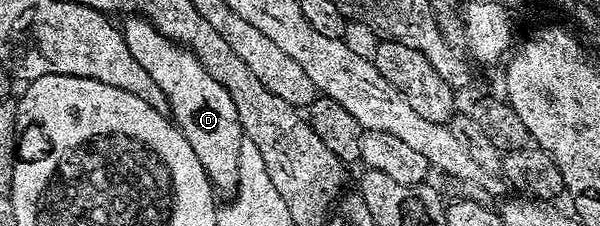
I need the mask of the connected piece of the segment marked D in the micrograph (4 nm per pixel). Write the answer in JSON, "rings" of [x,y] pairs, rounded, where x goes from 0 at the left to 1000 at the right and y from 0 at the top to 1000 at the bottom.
{"rings":[[[213,75],[203,102],[207,177],[217,239],[227,257],[257,341],[257,358],[277,412],[283,522],[300,584],[317,624],[323,677],[330,677],[330,712],[337,712],[337,748],[343,748],[355,832],[362,850],[392,850],[397,819],[397,659],[400,619],[407,611],[407,575],[397,535],[397,482],[390,482],[390,447],[383,447],[383,412],[343,323],[337,270],[323,235],[283,181],[257,111],[250,111],[232,75]]]}

